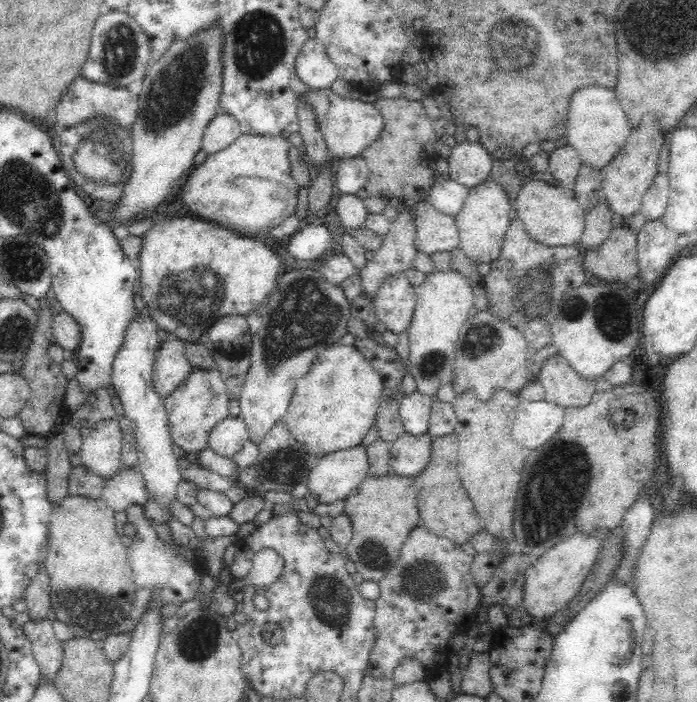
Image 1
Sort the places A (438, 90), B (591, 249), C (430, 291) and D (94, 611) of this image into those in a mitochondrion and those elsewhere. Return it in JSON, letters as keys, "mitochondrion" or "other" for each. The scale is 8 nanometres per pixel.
{"A":"other","B":"other","C":"other","D":"mitochondrion"}

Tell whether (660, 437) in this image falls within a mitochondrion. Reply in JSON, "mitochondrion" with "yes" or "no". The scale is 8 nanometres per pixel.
{"mitochondrion":"no"}

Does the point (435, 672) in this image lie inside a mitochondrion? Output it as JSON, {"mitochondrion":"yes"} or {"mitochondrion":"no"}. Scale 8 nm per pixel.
{"mitochondrion":"no"}

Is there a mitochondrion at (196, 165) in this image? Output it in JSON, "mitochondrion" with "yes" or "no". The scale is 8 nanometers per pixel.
{"mitochondrion":"no"}

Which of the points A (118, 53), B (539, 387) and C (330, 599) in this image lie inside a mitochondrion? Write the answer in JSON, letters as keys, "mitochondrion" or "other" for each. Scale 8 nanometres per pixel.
{"A":"mitochondrion","B":"other","C":"mitochondrion"}

